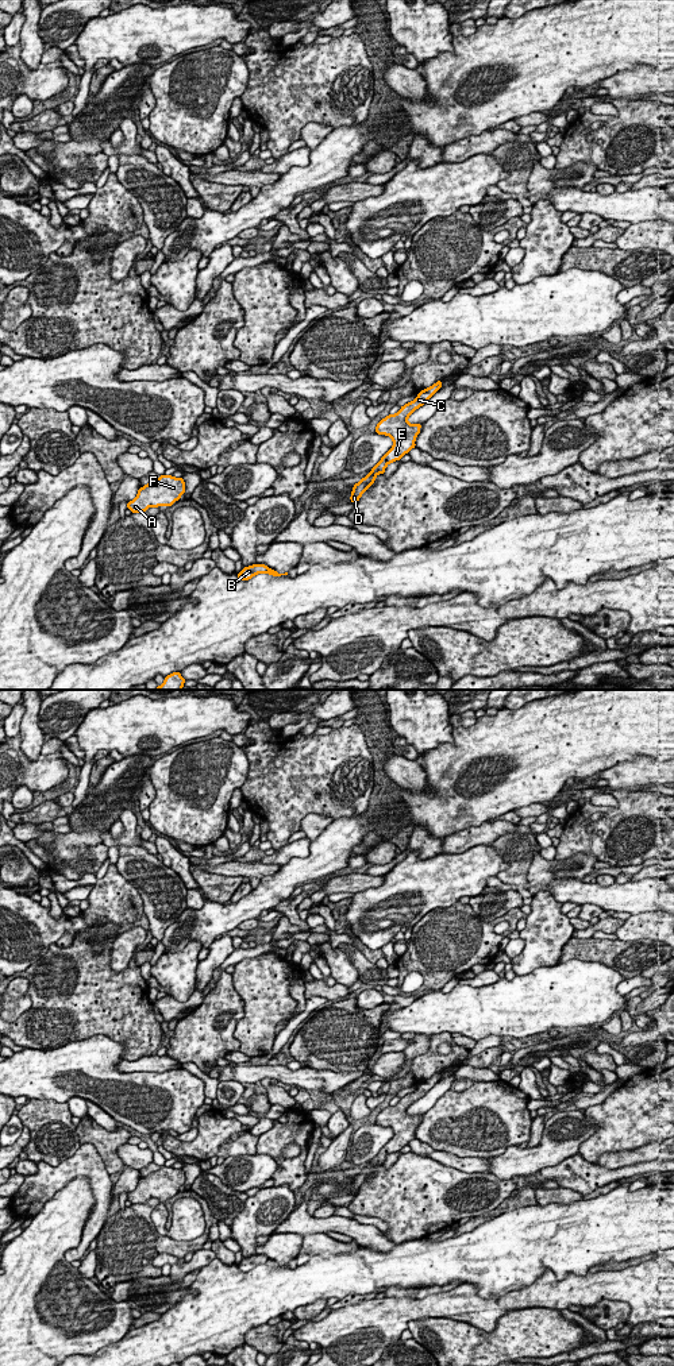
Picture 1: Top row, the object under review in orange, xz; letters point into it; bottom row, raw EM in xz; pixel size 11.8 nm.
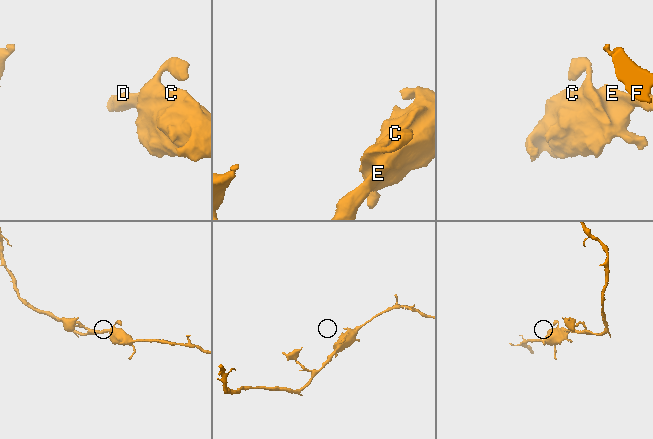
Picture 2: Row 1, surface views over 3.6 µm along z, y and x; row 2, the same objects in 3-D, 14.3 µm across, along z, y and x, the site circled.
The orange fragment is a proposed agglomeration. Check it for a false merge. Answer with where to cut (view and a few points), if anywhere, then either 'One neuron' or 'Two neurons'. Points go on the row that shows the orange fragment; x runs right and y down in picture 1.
No split. One neuron

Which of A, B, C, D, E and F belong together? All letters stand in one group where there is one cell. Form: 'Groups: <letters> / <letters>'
Groups: A B C D E F

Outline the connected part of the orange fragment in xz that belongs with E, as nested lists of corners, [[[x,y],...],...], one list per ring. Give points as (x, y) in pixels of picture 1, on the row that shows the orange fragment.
[[[438,381],[431,387],[421,390],[416,400],[405,404],[396,414],[382,418],[375,433],[390,436],[393,447],[381,458],[371,471],[354,485],[350,501],[358,503],[361,495],[374,483],[378,474],[384,474],[389,463],[400,460],[405,454],[416,447],[415,440],[423,424],[409,424],[408,417],[423,406],[440,387],[443,381]]]

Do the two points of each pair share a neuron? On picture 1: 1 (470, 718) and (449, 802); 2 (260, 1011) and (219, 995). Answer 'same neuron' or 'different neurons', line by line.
1: different neurons
2: different neurons

